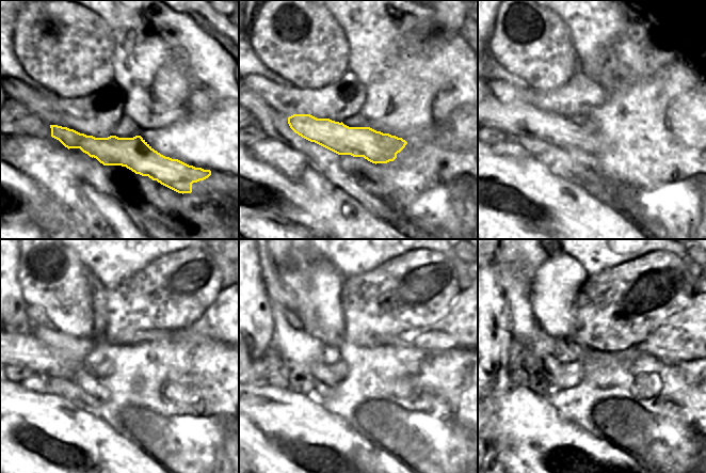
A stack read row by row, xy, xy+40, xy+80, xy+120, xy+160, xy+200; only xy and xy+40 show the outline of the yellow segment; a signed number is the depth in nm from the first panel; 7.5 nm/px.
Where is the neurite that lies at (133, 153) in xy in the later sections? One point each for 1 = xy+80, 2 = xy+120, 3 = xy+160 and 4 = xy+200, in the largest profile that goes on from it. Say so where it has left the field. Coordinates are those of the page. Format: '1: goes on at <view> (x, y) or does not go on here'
1: goes on at xy+80 (514, 121)
2: goes on at xy+120 (59, 355)
3: goes on at xy+160 (301, 348)
4: goes on at xy+200 (539, 343)

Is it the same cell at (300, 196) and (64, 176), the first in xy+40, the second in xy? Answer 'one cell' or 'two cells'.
two cells

